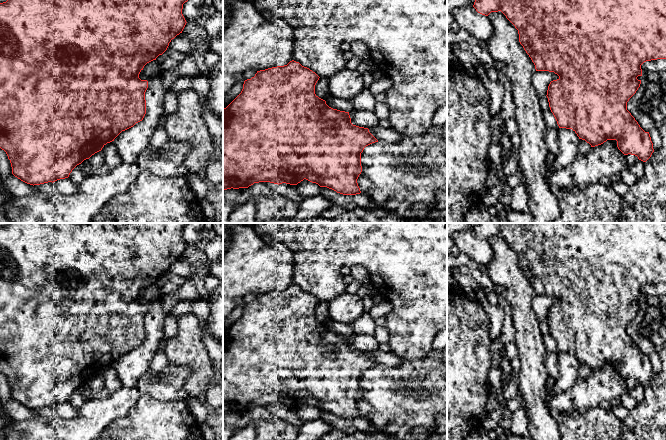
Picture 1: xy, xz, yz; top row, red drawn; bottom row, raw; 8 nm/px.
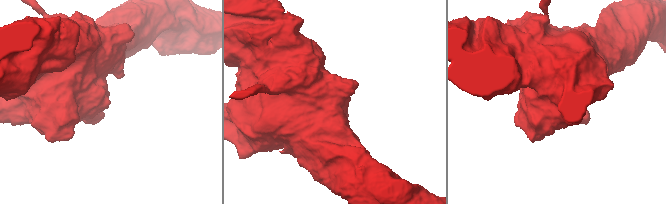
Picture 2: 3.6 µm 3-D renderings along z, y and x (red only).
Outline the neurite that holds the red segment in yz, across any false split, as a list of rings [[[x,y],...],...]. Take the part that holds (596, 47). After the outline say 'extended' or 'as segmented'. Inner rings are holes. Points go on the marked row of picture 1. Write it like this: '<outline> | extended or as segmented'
[[[475,0],[473,7],[476,9],[476,11],[482,15],[488,16],[491,12],[498,12],[501,11],[506,18],[515,26],[515,28],[518,30],[519,34],[519,42],[523,46],[526,53],[531,58],[532,62],[535,65],[536,71],[549,71],[554,72],[559,76],[557,80],[553,80],[550,82],[547,90],[547,98],[549,102],[549,107],[551,112],[553,113],[557,124],[559,128],[566,128],[566,129],[572,129],[579,139],[585,140],[587,143],[591,145],[591,147],[595,147],[598,145],[603,144],[607,140],[616,140],[617,141],[617,147],[618,149],[624,154],[624,155],[635,155],[638,157],[639,160],[646,162],[654,152],[653,149],[653,143],[651,141],[651,137],[649,132],[645,132],[638,122],[635,120],[635,118],[631,115],[631,113],[627,110],[627,102],[629,99],[636,93],[638,88],[640,87],[641,80],[638,80],[638,76],[642,76],[642,69],[641,65],[646,61],[651,60],[657,60],[657,59],[666,59],[666,0]]] | as segmented

